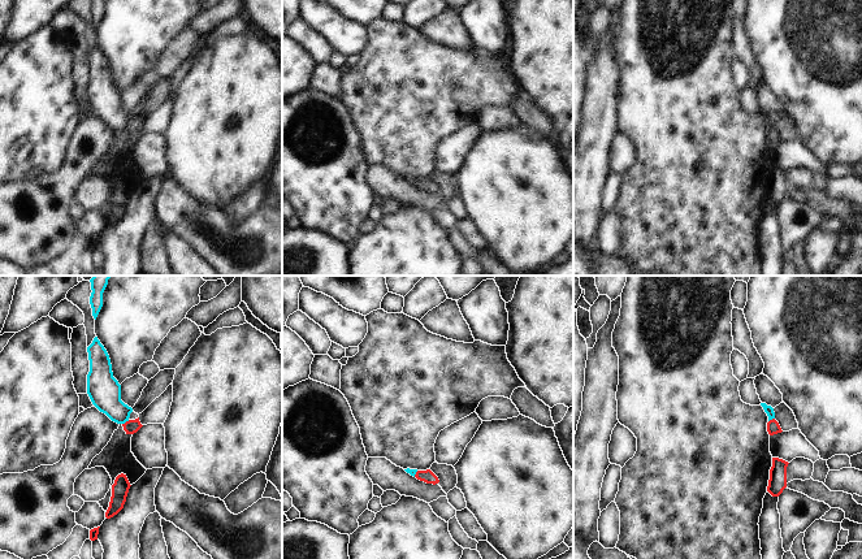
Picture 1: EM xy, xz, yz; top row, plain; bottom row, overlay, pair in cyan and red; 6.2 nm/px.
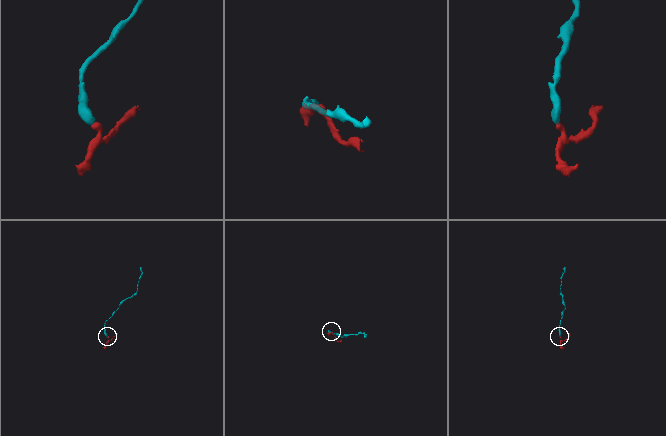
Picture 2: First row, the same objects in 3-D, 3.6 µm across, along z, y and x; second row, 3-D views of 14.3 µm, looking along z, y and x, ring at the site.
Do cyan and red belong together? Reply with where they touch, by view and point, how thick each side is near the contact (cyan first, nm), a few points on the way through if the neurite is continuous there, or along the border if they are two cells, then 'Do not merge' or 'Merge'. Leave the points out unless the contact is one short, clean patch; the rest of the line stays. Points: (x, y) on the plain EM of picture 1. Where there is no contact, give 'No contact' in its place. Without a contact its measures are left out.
Touches cyan at xy (125, 130). Thickness 200 nm (cyan) against 90 nm. Path across: xy (103, 98), (108, 111), (125, 130), (130, 135). Merge

